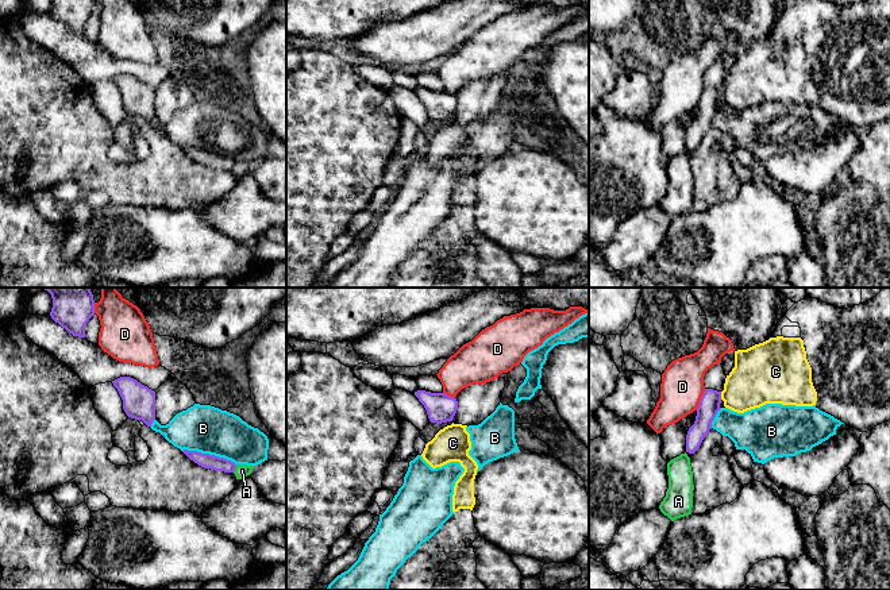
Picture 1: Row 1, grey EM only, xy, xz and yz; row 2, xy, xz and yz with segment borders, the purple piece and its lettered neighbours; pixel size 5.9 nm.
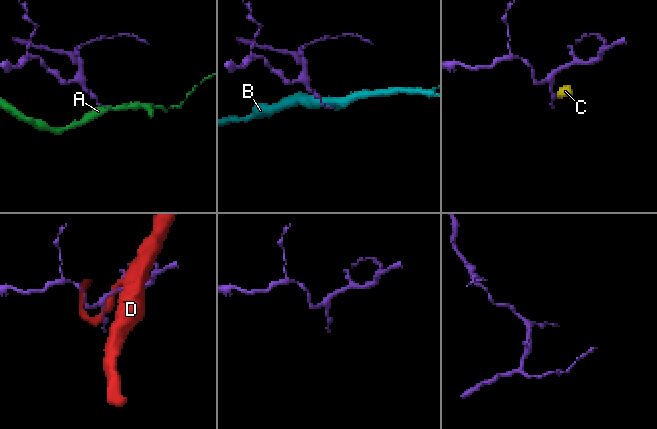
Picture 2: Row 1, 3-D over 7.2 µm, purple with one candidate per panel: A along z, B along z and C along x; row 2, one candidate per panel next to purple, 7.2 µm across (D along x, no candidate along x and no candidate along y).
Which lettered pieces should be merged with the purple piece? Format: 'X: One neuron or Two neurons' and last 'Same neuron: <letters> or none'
A: Two neurons
B: Two neurons
C: Two neurons
D: Two neurons
Same neuron: none

